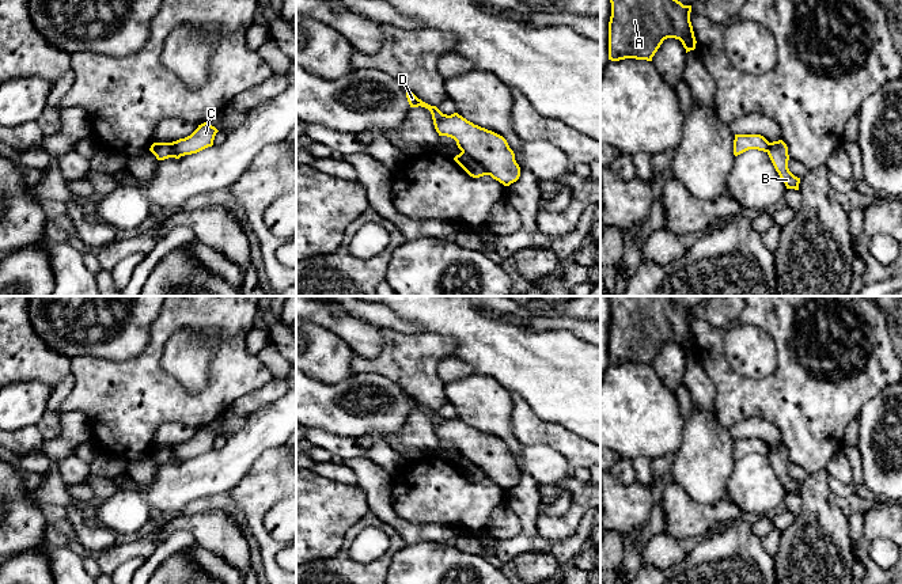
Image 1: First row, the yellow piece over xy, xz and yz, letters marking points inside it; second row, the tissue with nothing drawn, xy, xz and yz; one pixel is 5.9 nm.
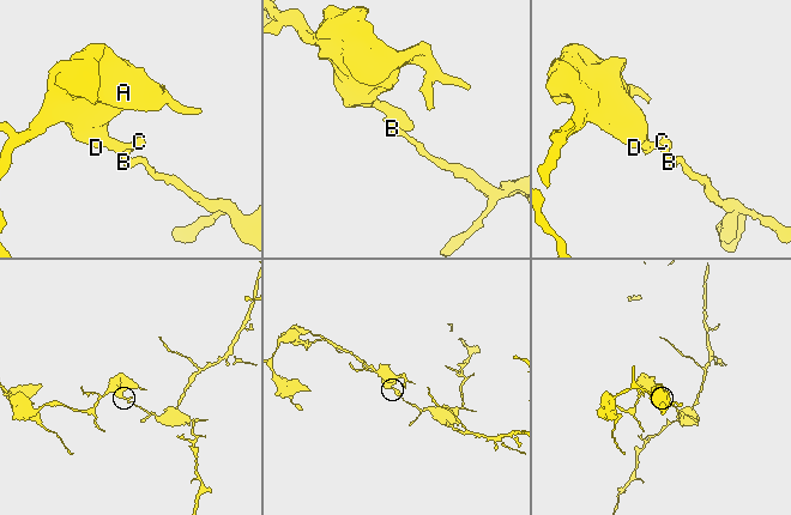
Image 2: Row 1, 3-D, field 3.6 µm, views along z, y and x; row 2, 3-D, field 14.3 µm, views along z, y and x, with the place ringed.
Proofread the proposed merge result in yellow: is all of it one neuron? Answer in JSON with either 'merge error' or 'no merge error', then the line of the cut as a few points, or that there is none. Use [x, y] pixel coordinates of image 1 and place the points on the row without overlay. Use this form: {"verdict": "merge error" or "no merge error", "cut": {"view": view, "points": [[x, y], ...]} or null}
{"verdict": "merge error", "cut": {"view": "xz", "points": [[462, 455], [474, 462], [488, 478]]}}

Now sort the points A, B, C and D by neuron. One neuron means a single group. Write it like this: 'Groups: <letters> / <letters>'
Groups: A C D / B

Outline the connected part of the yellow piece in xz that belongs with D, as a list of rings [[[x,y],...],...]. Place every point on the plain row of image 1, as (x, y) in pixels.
[[[406,393],[406,402],[410,412],[425,412],[431,416],[433,429],[439,440],[447,440],[456,445],[458,452],[480,466],[488,479],[504,490],[509,490],[520,481],[520,471],[507,444],[485,432],[474,429],[458,417],[443,418],[436,410],[418,403]]]

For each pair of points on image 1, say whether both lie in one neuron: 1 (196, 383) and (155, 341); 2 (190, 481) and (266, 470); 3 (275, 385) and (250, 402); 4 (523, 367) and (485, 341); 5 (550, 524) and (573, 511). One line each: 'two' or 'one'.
1: two
2: two
3: one
4: one
5: one

